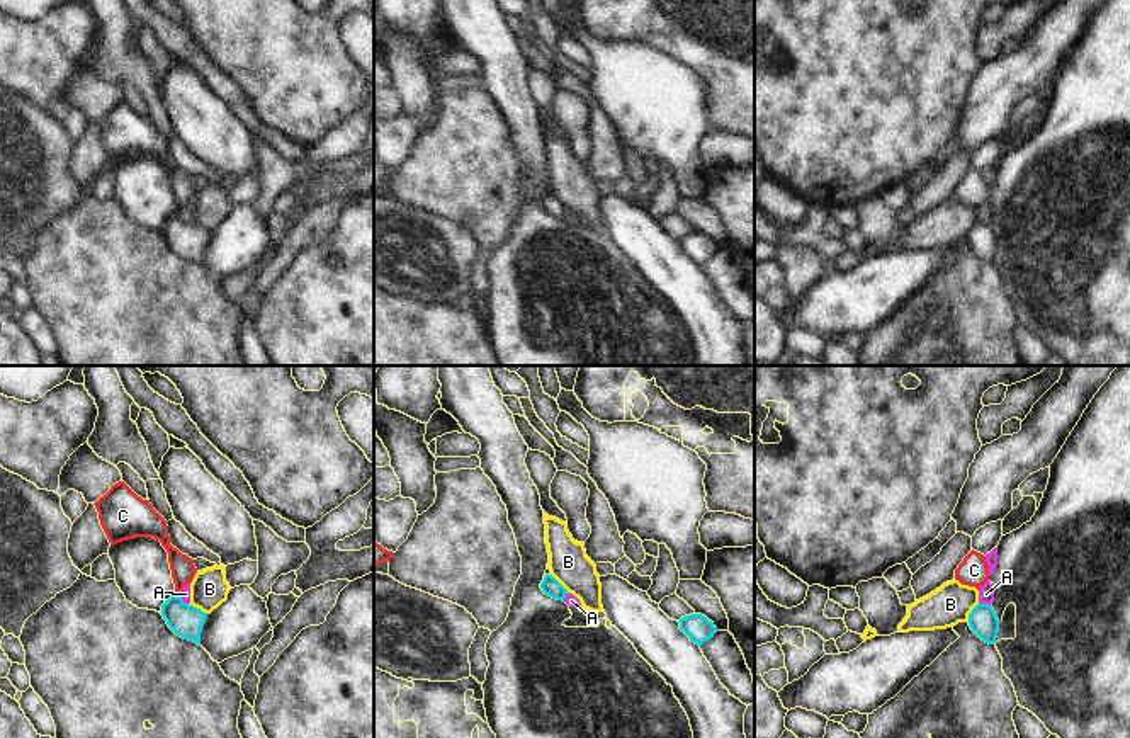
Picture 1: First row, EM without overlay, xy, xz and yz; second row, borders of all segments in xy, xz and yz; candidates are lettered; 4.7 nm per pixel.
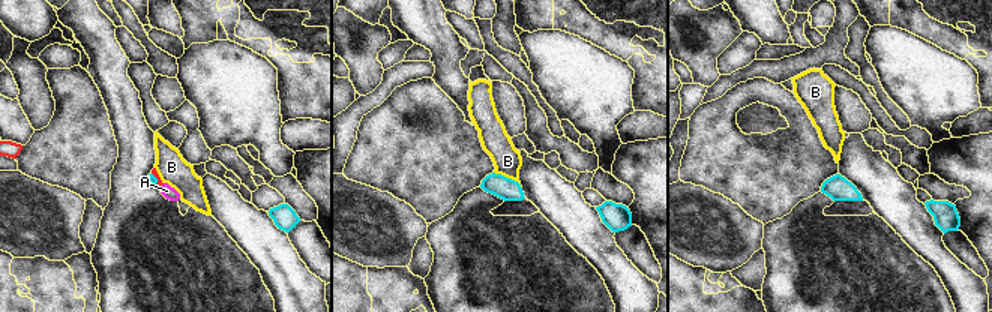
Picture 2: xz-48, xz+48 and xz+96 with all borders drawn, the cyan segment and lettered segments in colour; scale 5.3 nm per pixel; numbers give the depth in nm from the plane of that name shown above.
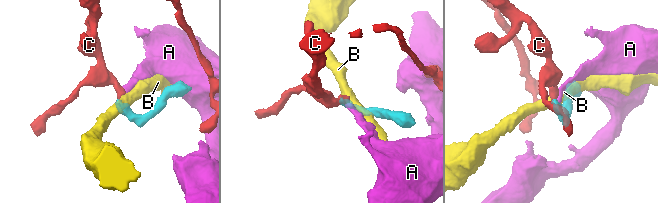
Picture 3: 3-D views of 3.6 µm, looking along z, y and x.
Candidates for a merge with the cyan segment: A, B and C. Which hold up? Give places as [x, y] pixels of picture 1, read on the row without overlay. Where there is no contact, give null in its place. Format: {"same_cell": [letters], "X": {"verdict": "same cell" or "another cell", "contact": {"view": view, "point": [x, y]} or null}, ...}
{"same_cell": ["C"], "A": {"verdict": "another cell", "contact": {"view": "yz", "point": [984, 223]}}, "B": {"verdict": "another cell", "contact": {"view": "yz", "point": [971, 232]}}, "C": {"verdict": "same cell", "contact": {"view": "xy", "point": [175, 215]}}}

